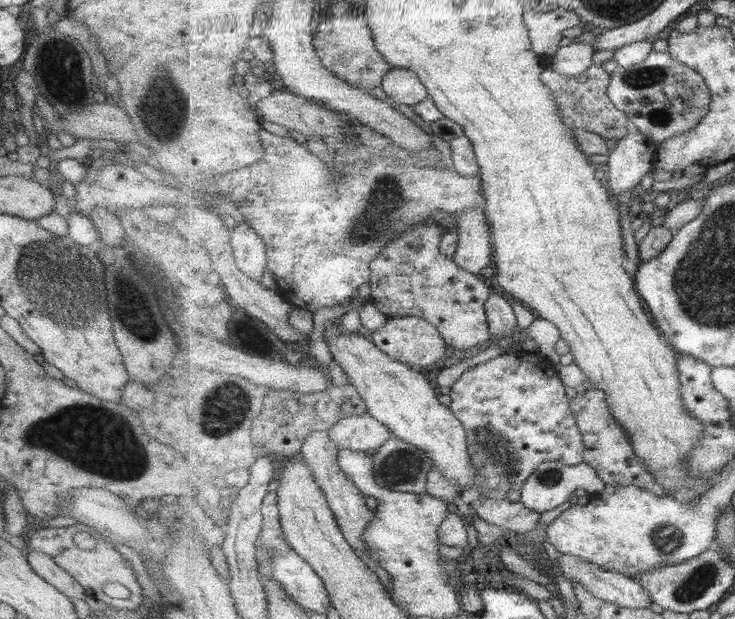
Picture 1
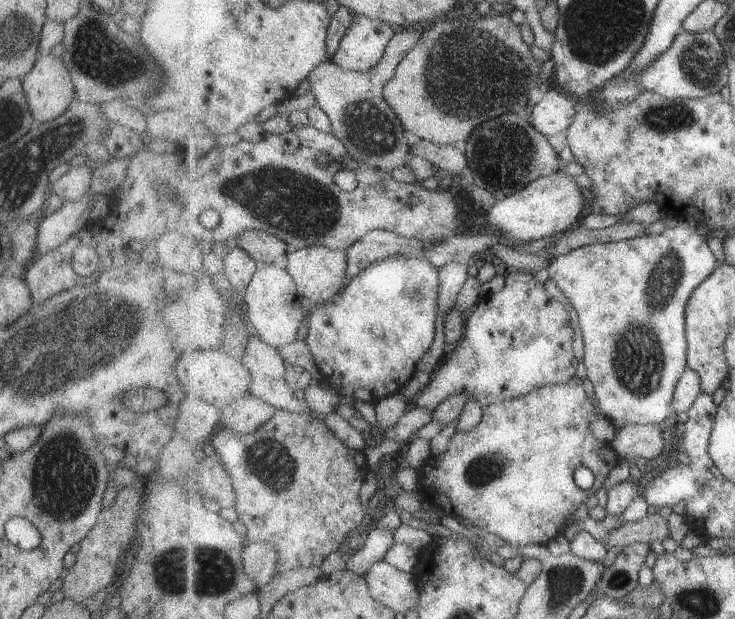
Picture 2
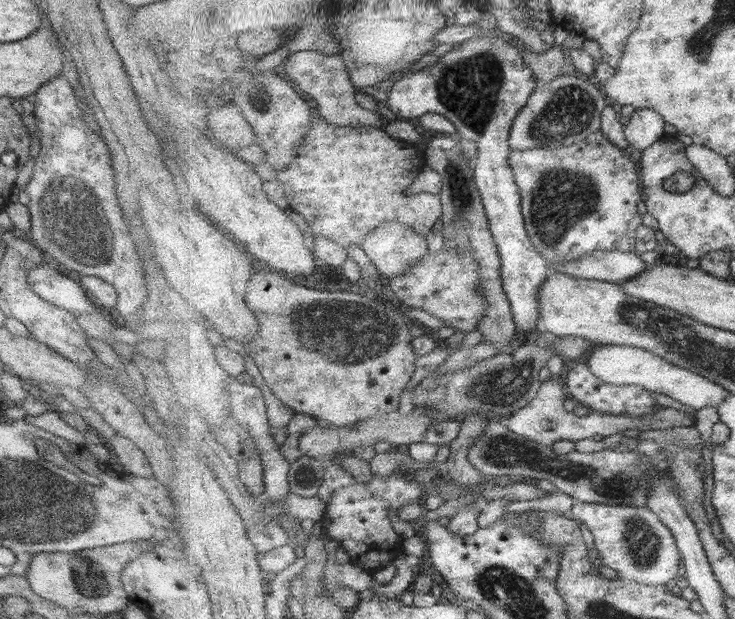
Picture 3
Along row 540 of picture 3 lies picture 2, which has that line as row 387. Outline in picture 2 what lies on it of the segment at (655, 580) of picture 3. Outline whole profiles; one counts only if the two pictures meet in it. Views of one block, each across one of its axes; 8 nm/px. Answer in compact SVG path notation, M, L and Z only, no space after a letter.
M689 215L688 218L681 218L679 224L673 229L667 229L659 235L644 235L634 239L622 241L611 241L608 243L596 242L592 245L585 245L571 252L560 254L548 267L549 278L557 281L563 292L570 298L572 306L575 306L579 313L580 325L582 328L584 357L583 362L587 370L587 383L591 387L594 400L599 410L611 420L621 421L624 424L634 425L659 425L664 426L672 418L672 401L676 392L677 384L681 376L688 368L688 334L686 332L689 299L701 284L708 280L714 271L719 267L715 254L711 252L709 244L704 236L697 230L698 222Z

